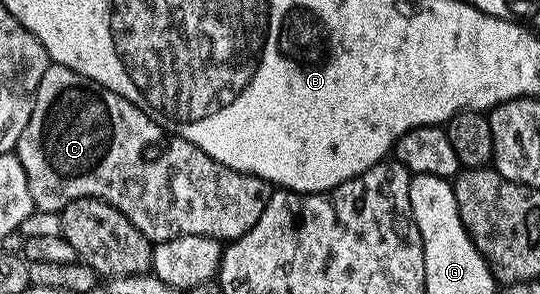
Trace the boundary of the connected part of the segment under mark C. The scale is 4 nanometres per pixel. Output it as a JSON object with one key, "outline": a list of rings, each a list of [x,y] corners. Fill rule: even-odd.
{"outline":[[[51,64],[44,76],[40,76],[32,116],[20,136],[16,153],[20,164],[24,164],[35,210],[59,213],[72,200],[98,198],[128,216],[154,244],[180,236],[208,236],[219,240],[244,236],[260,220],[260,212],[264,212],[272,193],[271,183],[255,174],[239,174],[212,160],[196,144],[168,133],[124,96],[80,76],[72,68],[57,64]]]}

